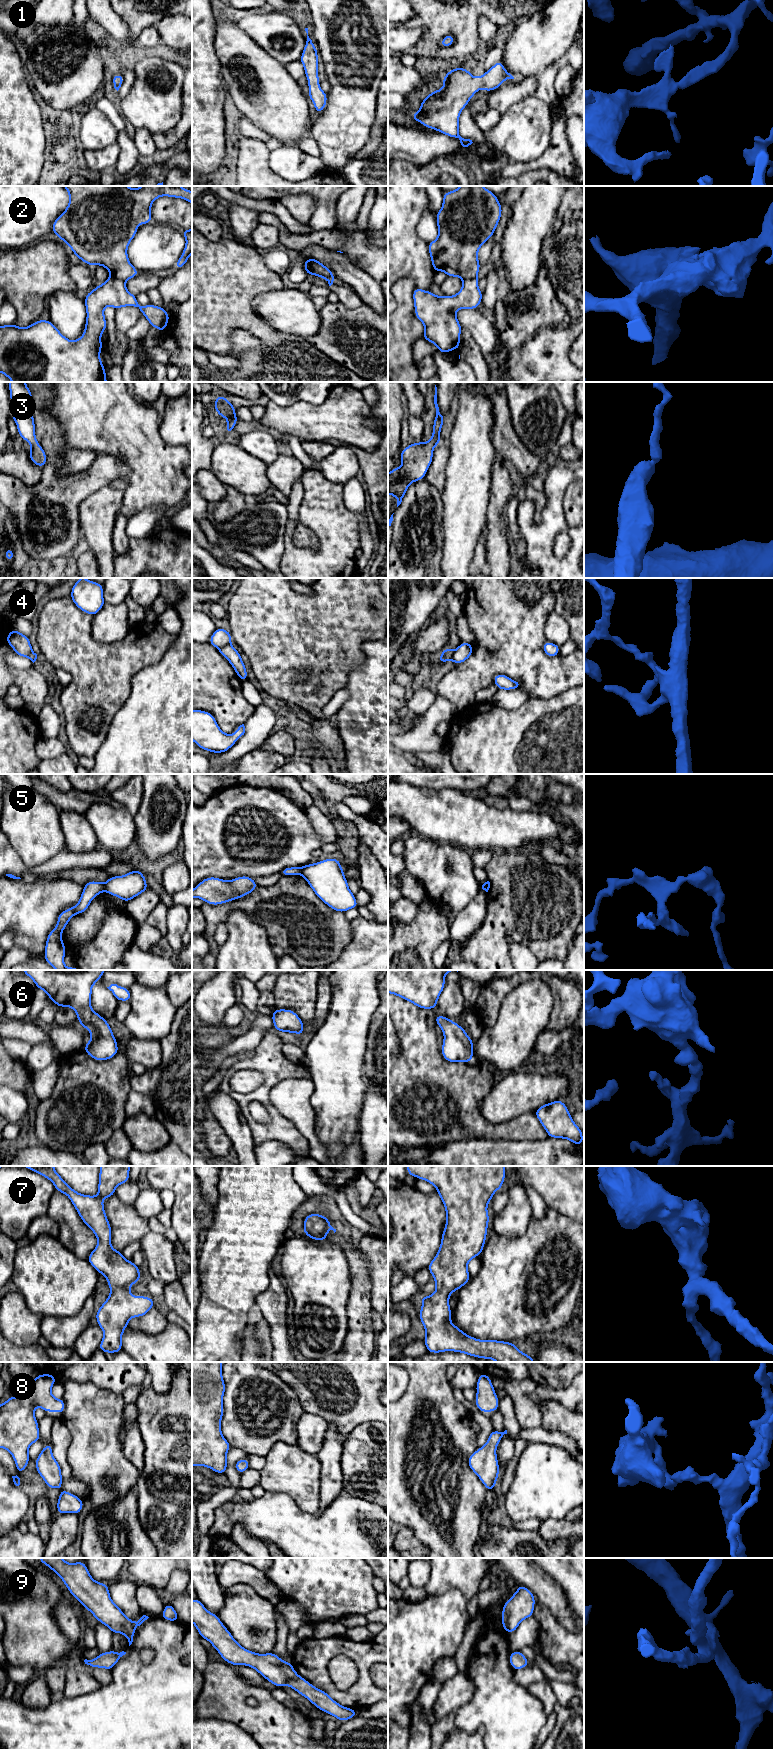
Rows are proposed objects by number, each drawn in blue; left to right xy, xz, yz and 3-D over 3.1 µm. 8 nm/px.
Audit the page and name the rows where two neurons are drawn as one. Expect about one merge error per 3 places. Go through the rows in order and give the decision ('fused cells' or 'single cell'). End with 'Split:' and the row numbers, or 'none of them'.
1: single cell
2: fused cells
3: single cell
4: fused cells
5: fused cells
6: single cell
7: single cell
8: single cell
9: single cell
Split: 2, 4, 5

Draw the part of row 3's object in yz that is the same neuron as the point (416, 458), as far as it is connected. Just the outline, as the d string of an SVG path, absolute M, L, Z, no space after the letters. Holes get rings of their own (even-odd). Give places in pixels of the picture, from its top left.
M435 385L434 404L436 416L433 421L433 433L428 442L414 442L400 452L402 465L393 468L388 473L388 495L394 495L397 507L401 504L406 490L412 482L425 478L427 470L433 460L433 449L441 443L440 432L443 425L443 416L437 404L437 387Z

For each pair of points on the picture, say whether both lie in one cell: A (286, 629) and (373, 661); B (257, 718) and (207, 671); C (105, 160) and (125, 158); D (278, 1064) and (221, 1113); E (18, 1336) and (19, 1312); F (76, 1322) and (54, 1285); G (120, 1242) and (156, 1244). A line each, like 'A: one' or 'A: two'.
A: two
B: two
C: two
D: two
E: one
F: two
G: two

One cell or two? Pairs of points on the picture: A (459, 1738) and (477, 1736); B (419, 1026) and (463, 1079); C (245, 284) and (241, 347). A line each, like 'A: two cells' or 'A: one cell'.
A: one cell
B: one cell
C: two cells

